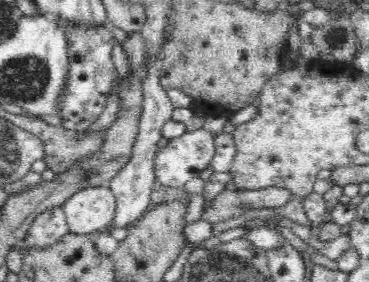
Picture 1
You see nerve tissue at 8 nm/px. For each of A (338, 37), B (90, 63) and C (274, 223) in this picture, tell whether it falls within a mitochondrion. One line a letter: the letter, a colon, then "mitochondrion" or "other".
A: mitochondrion
B: mitochondrion
C: other

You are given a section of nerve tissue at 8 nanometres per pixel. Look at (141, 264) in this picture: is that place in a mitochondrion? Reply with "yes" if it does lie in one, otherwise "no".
no

